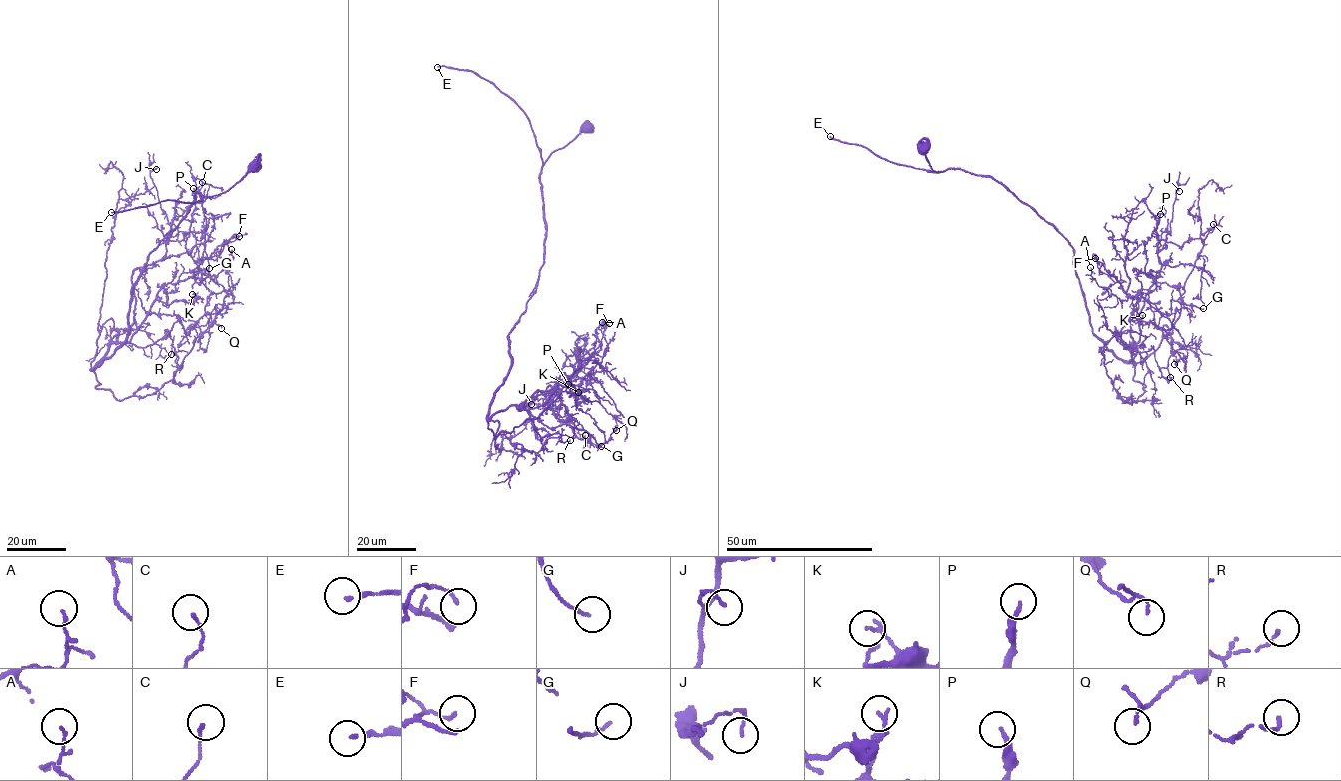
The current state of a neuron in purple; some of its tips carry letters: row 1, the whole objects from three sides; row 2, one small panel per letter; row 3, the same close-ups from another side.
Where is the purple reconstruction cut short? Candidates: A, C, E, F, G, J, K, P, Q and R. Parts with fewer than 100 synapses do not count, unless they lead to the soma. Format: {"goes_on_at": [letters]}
{"goes_on_at": ["E"]}

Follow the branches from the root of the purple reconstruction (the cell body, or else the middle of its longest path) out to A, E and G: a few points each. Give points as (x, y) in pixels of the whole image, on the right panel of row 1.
A: (922, 150), (935, 171), (991, 175), (1062, 235), (1092, 333), (1133, 363), (1138, 298), (1110, 295), (1090, 267)
E: (922, 150), (932, 170), (943, 171), (927, 172), (894, 163), (863, 146), (830, 136)
G: (922, 150), (1062, 235), (1118, 358), (1133, 363), (1141, 298), (1203, 308)

